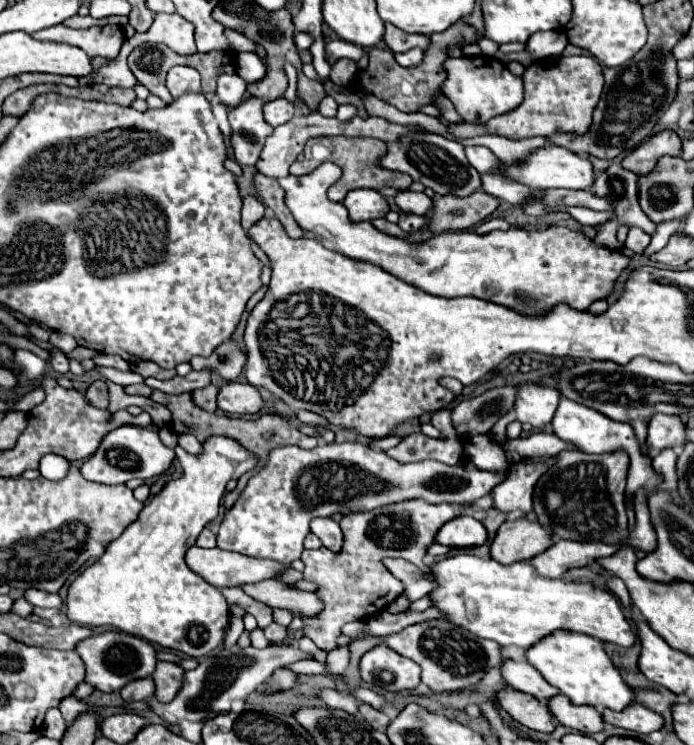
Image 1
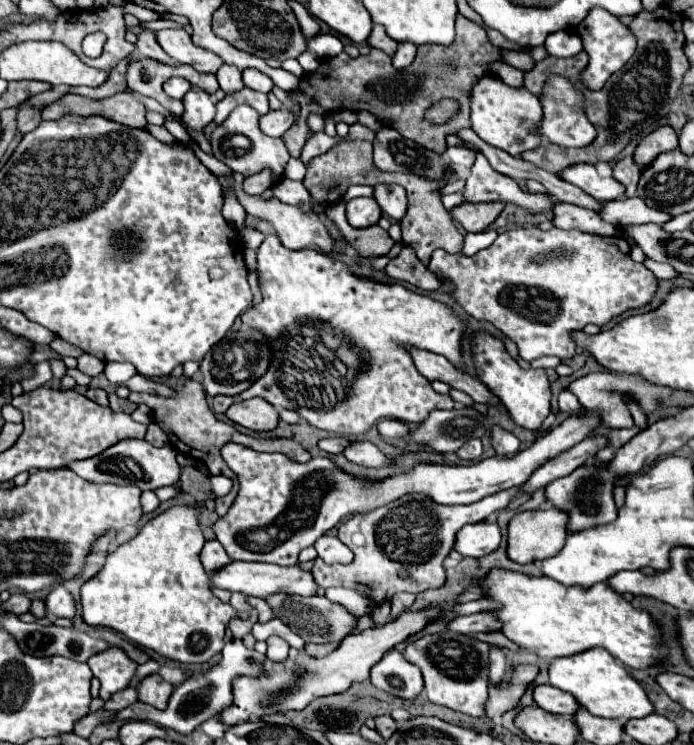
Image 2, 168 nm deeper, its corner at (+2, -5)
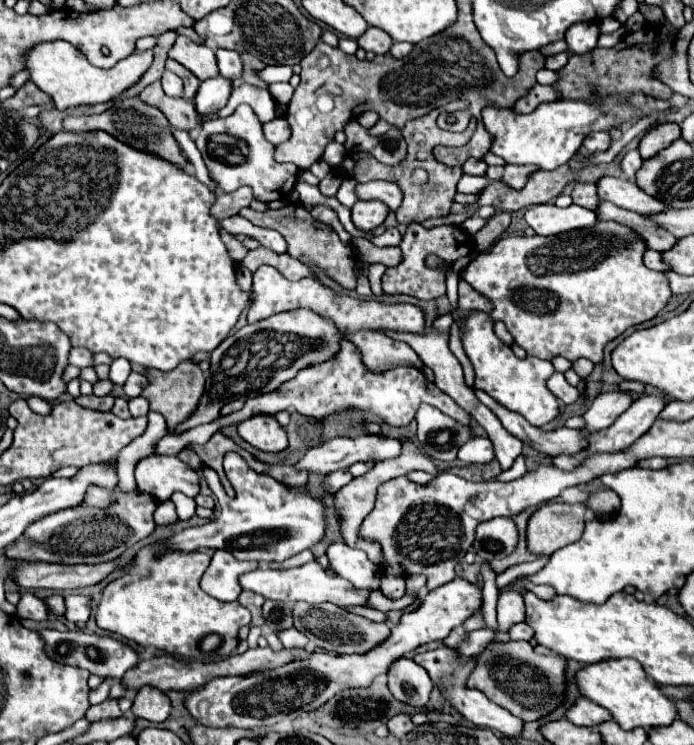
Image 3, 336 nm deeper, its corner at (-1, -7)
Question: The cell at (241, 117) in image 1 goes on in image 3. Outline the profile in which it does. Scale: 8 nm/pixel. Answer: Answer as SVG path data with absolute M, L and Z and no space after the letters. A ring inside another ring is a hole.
M243 104L227 118L209 118L203 122L203 132L197 138L197 148L209 168L213 180L223 192L233 192L239 186L251 186L261 202L287 198L297 184L299 168L295 164L279 164L275 160L275 146L265 140L261 122L255 112Z

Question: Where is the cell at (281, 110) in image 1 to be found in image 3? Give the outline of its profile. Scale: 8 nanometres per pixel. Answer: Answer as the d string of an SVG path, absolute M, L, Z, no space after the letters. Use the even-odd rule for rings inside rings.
M275 118L267 124L263 124L263 134L271 144L277 146L277 144L285 142L287 138L291 138L291 128L289 128L285 118Z

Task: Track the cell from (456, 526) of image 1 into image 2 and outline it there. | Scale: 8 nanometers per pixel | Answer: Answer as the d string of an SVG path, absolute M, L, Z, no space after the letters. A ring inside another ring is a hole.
M480 522L480 524L468 524L458 532L456 550L462 556L474 556L482 558L494 550L498 550L502 542L502 534L496 522Z

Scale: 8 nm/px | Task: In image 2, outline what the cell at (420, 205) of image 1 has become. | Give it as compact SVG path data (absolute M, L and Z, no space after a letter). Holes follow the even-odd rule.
M376 184L374 186L374 200L380 204L384 214L388 214L394 220L400 220L406 214L408 200L406 190L396 184Z

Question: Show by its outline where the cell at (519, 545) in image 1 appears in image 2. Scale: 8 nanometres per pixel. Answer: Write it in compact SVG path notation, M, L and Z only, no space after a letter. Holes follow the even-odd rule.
M532 510L518 512L508 526L508 556L518 564L530 564L536 560L544 560L548 556L556 556L556 552L564 546L568 536L568 514L562 510Z

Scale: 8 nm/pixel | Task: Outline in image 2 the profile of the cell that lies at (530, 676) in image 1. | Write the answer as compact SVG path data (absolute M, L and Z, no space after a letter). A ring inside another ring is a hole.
M536 686L534 700L546 712L556 712L560 716L574 716L576 710L580 710L580 704L576 702L576 698L572 698L572 694L554 686Z

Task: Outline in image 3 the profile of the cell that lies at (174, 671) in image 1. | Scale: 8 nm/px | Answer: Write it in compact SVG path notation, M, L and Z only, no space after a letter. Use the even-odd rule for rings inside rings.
M153 686L139 688L131 712L137 718L145 718L151 722L163 722L171 714L171 700L165 692Z

